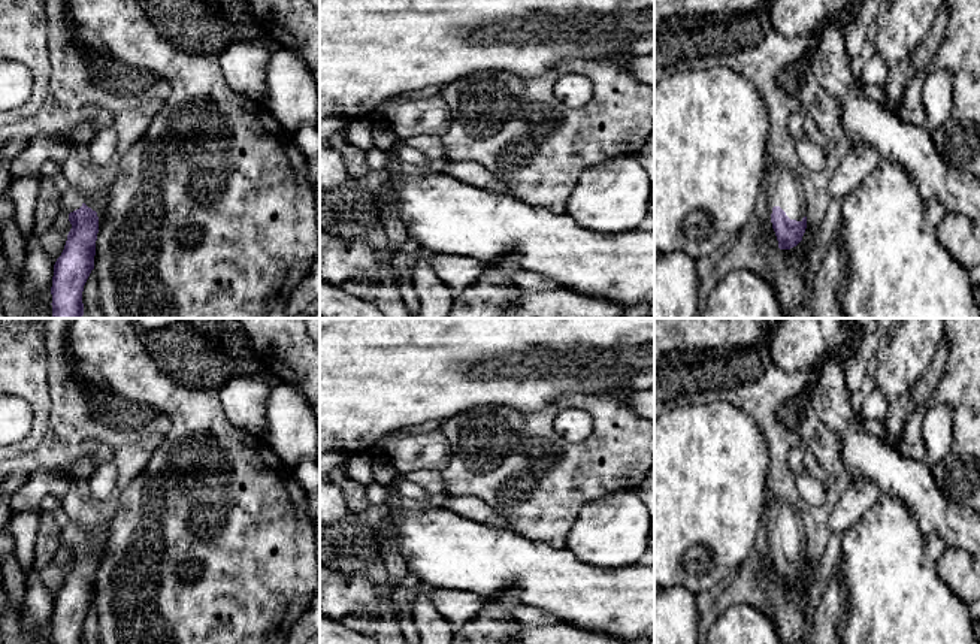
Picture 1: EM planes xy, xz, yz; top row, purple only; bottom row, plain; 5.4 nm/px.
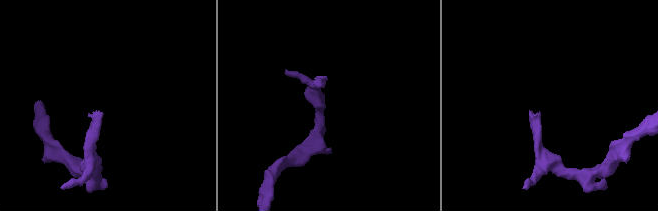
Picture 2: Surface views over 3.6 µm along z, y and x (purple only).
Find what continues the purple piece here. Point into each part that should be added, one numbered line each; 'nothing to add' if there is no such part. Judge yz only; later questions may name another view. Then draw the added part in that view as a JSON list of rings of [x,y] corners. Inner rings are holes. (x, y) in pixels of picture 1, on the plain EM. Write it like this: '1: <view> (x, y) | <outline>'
1: yz (783, 523) | [[[766,498],[763,523],[768,533],[769,551],[780,541],[790,554],[802,556],[807,548],[805,526],[792,504]]]

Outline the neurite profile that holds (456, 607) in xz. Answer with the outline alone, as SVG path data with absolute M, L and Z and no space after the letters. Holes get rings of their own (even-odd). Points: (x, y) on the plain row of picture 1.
M436 589L432 599L439 614L453 626L454 632L460 631L466 622L491 601L491 598L474 592L453 589Z

